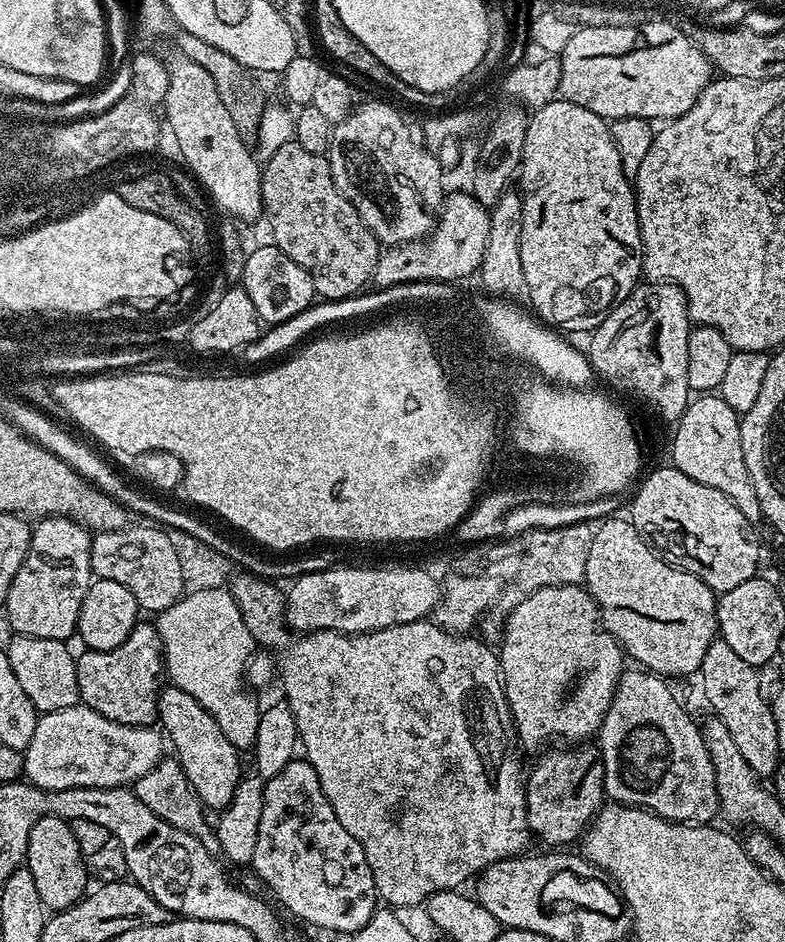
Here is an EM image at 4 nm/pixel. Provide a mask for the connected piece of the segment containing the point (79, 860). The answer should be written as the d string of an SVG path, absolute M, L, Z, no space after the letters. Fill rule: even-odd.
M44 816L34 822L30 830L26 866L34 874L34 887L45 909L60 912L78 903L89 891L90 869L86 858L78 850L71 823L60 816Z

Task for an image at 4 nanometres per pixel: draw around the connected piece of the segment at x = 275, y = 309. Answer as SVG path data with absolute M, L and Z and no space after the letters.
M265 242L261 248L247 253L242 287L246 290L246 294L250 294L250 302L254 302L254 310L258 310L261 321L268 326L286 322L294 318L294 314L302 314L302 310L312 307L317 299L314 282L310 282L310 274L306 274L306 270L302 270L302 266L294 262L294 258L282 254L282 250L278 250L271 242Z

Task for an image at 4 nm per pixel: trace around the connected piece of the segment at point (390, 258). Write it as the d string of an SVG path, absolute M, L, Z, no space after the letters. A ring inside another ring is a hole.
M467 191L456 192L447 197L435 228L428 233L426 242L413 242L399 246L388 246L378 258L371 283L376 288L398 286L402 282L415 280L442 280L453 282L477 271L486 250L486 238L490 234L489 209L479 204Z

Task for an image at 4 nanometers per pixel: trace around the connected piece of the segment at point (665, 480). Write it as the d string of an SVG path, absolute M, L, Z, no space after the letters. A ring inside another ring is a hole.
M671 466L656 468L648 477L646 476L639 481L640 489L632 500L630 519L653 548L674 562L676 567L685 568L690 574L702 578L702 582L706 582L706 586L710 586L717 594L734 590L734 586L739 586L757 575L761 567L762 547L754 538L756 528L753 521L746 519L742 510L738 510L733 500L710 486L702 486L702 482L694 482L694 478Z

